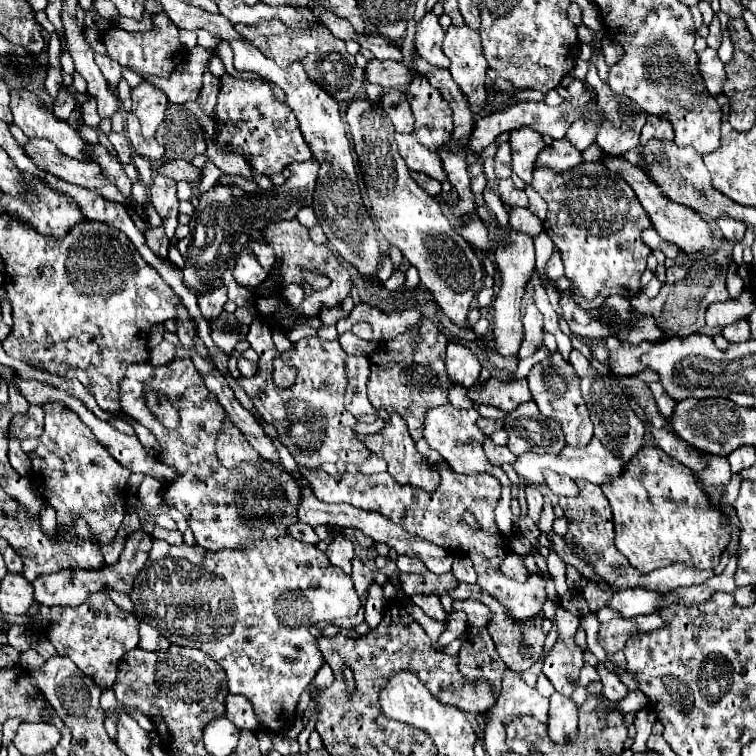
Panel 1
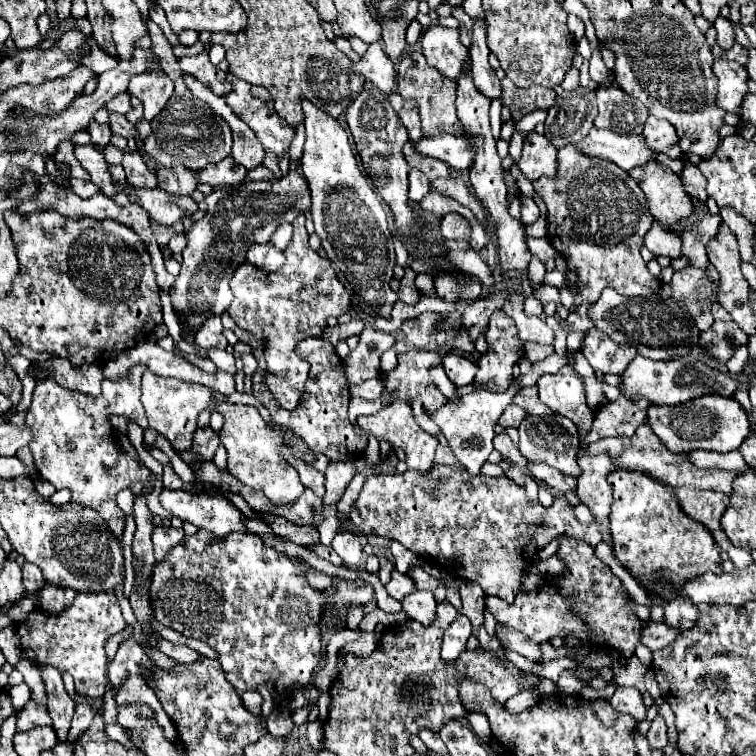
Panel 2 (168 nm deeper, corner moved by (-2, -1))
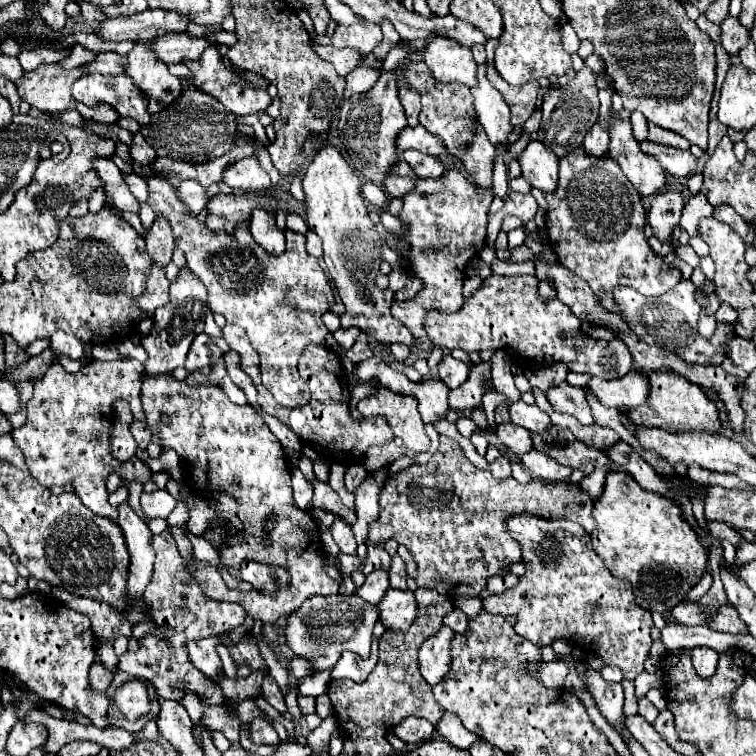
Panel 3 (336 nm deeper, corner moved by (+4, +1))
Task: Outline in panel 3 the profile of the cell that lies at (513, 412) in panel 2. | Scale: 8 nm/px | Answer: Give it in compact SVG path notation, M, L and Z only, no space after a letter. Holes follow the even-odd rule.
M516 402L516 404L510 404L510 422L512 424L518 424L518 426L524 426L532 432L544 432L548 430L548 426L552 424L550 422L550 416L546 412L542 412L536 404L526 404L526 402Z

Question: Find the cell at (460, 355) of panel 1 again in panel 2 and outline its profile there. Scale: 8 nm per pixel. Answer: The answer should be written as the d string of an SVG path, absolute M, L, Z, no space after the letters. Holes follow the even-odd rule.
M446 354L442 358L442 366L448 374L448 378L456 384L456 386L466 386L466 384L472 384L474 382L474 374L478 372L478 364L460 356L460 354Z

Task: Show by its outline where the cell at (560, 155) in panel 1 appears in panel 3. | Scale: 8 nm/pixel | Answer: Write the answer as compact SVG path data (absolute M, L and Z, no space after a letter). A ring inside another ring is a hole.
M640 142L642 152L654 156L662 168L678 178L688 178L696 172L698 160L692 156L690 150L678 150L678 148L668 148L662 144L654 144L654 142Z

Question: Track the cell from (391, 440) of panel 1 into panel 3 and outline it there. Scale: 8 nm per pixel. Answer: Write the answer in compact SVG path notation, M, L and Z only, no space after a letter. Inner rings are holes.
M378 384L374 394L358 402L358 412L362 416L386 416L394 436L400 436L406 448L414 452L424 452L430 446L430 440L424 432L424 422L418 412L418 400L414 396L398 394Z

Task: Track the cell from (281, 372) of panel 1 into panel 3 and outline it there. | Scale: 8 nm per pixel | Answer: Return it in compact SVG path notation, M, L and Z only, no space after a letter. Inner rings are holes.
M150 176L150 178L146 178L146 184L148 184L148 192L150 192L148 204L152 206L152 210L156 214L158 212L166 214L166 218L172 224L176 246L182 248L188 258L188 270L192 270L192 274L196 278L200 278L200 282L208 288L210 310L214 314L222 314L228 324L238 324L240 328L244 328L250 338L250 344L258 350L262 384L272 392L276 402L282 406L296 408L296 406L306 404L310 400L310 390L308 390L308 384L300 378L296 364L306 346L310 346L310 344L324 346L330 330L324 326L322 314L328 310L330 302L334 302L334 292L328 282L328 276L324 274L320 262L306 252L306 238L302 234L285 229L286 251L282 256L272 256L272 254L264 252L256 242L244 244L244 240L250 238L246 224L240 224L240 232L236 232L232 236L228 236L228 234L216 236L216 232L206 228L206 224L198 222L198 218L192 216L188 212L188 208L184 208L184 202L180 200L180 196L176 196L176 190L170 184L166 184L166 180L162 180L158 176Z

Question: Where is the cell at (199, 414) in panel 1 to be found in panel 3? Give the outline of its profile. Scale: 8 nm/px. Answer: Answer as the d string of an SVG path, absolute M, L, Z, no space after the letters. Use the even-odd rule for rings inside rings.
M158 489L150 494L142 492L140 506L146 518L168 518L168 514L176 508L176 500L166 489Z

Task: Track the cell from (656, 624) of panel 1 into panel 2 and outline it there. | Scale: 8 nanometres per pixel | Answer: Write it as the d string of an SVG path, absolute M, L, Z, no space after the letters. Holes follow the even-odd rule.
M674 600L664 608L664 624L672 628L688 630L696 624L696 620L698 620L698 608L688 600Z

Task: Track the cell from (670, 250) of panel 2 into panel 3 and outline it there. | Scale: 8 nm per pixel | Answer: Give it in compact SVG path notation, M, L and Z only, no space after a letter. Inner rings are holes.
M676 190L658 192L652 198L652 204L648 210L648 220L650 220L650 226L658 240L668 242L668 238L672 236L674 228L680 222L682 208L684 208L684 198Z

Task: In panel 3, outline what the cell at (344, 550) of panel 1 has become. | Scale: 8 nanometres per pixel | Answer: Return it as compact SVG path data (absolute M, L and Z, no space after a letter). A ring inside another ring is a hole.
M336 520L332 526L330 526L330 532L336 540L336 544L340 546L340 550L344 554L356 554L356 540L354 540L354 534L352 534L352 528L342 522L342 520Z

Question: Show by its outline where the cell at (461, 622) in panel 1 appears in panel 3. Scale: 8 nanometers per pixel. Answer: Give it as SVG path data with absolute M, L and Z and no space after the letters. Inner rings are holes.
M446 626L440 628L440 632L432 638L428 638L418 652L418 668L420 674L428 684L438 684L438 680L444 680L450 672L450 642L454 632Z

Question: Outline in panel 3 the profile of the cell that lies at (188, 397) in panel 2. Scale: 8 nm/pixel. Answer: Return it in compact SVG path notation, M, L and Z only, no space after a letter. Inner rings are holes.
M172 374L148 376L142 384L142 404L146 420L150 428L160 434L162 444L174 448L186 468L190 462L190 478L186 470L186 484L200 492L228 494L238 502L238 518L244 524L246 542L220 550L220 566L232 568L232 564L252 558L266 564L286 566L292 576L288 588L272 594L264 594L260 590L242 592L226 586L214 562L200 562L192 556L190 562L194 562L196 568L186 566L186 570L194 576L208 598L236 604L240 602L250 618L260 620L262 624L274 624L282 616L300 608L310 596L330 596L338 592L338 582L324 572L320 532L312 512L294 506L290 466L282 444L252 406L232 404L218 386L188 386ZM162 414L168 414L168 426L160 422ZM268 516L272 516L272 520L268 520ZM264 540L268 540L268 544L264 544Z

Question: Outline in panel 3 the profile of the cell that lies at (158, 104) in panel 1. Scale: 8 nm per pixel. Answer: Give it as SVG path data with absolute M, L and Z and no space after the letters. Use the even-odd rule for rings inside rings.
M140 40L128 52L126 74L146 92L150 98L148 110L152 114L164 110L182 94L180 78L168 72L168 66L150 50L150 40Z

